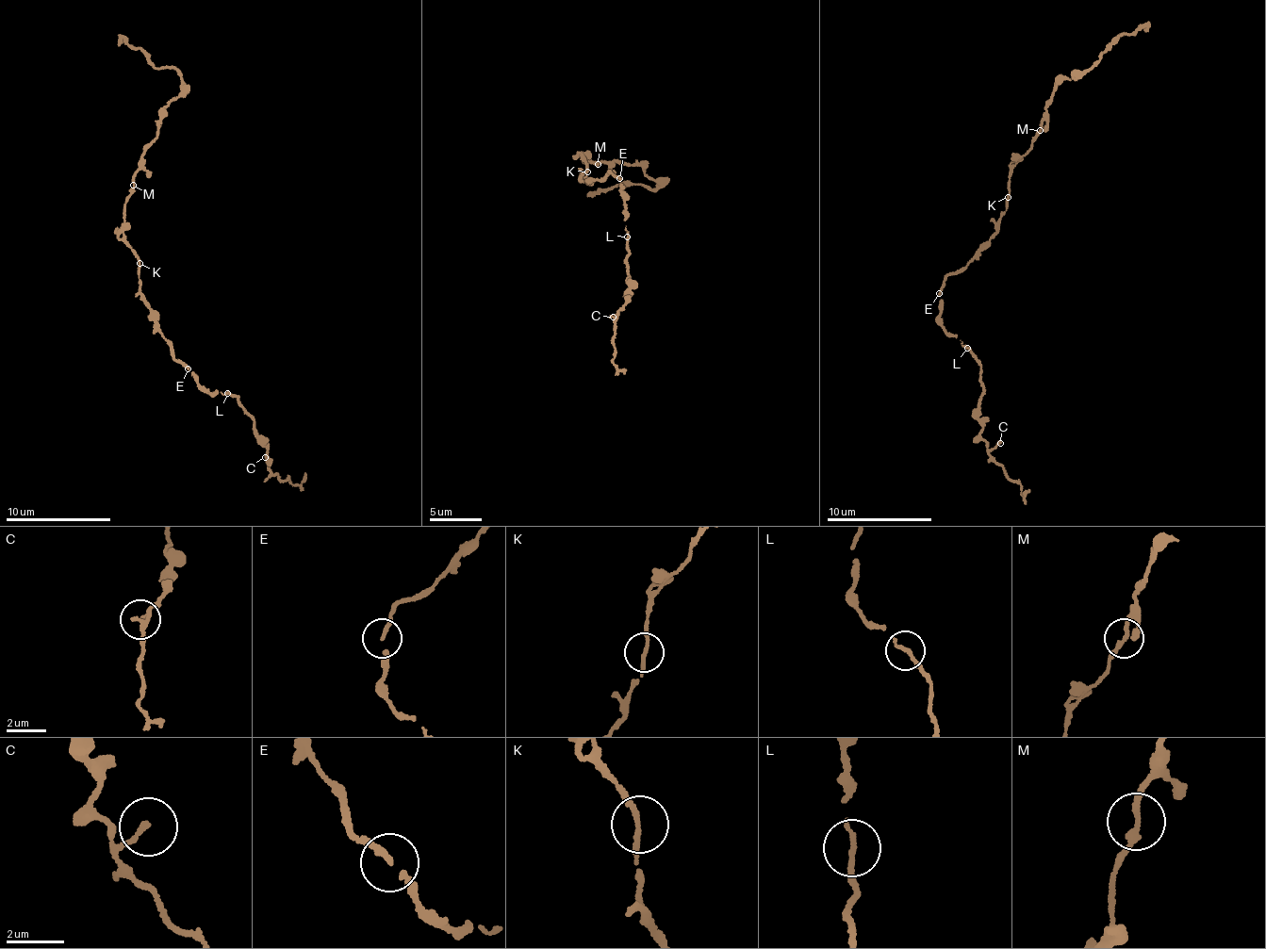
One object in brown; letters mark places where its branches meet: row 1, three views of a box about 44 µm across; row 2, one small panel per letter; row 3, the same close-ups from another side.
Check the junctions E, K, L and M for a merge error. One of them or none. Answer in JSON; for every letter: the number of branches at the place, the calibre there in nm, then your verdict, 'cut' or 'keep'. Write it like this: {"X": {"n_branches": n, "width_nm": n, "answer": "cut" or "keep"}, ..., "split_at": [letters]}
{"E": {"n_branches": 2, "width_nm": 180, "answer": "keep"}, "K": {"n_branches": 2, "width_nm": 170, "answer": "keep"}, "L": {"n_branches": 1, "width_nm": 240, "answer": "keep"}, "M": {"n_branches": 2, "width_nm": 200, "answer": "keep"}, "split_at": []}

